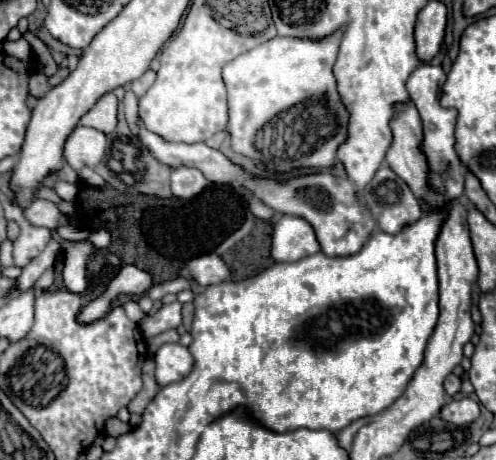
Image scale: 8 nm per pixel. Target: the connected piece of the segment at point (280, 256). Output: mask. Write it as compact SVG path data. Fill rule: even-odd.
M283 215L273 231L271 255L275 261L293 263L307 255L319 253L319 241L315 239L315 231L303 217Z

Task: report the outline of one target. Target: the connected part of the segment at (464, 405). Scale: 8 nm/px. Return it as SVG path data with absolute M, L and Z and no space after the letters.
M463 397L459 401L449 401L447 407L443 407L441 417L447 419L449 423L455 423L455 425L473 423L479 417L479 403L469 397Z

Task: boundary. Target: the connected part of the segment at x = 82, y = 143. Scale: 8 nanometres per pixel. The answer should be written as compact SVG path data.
M75 127L65 141L63 157L75 169L81 171L83 167L95 167L107 151L107 137L105 133L93 127Z

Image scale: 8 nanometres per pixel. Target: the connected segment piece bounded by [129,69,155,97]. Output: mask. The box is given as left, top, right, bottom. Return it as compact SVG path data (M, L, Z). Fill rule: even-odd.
M145 71L139 79L135 79L129 87L131 87L131 91L137 95L137 97L141 97L151 85L153 85L153 81L155 81L155 71Z

